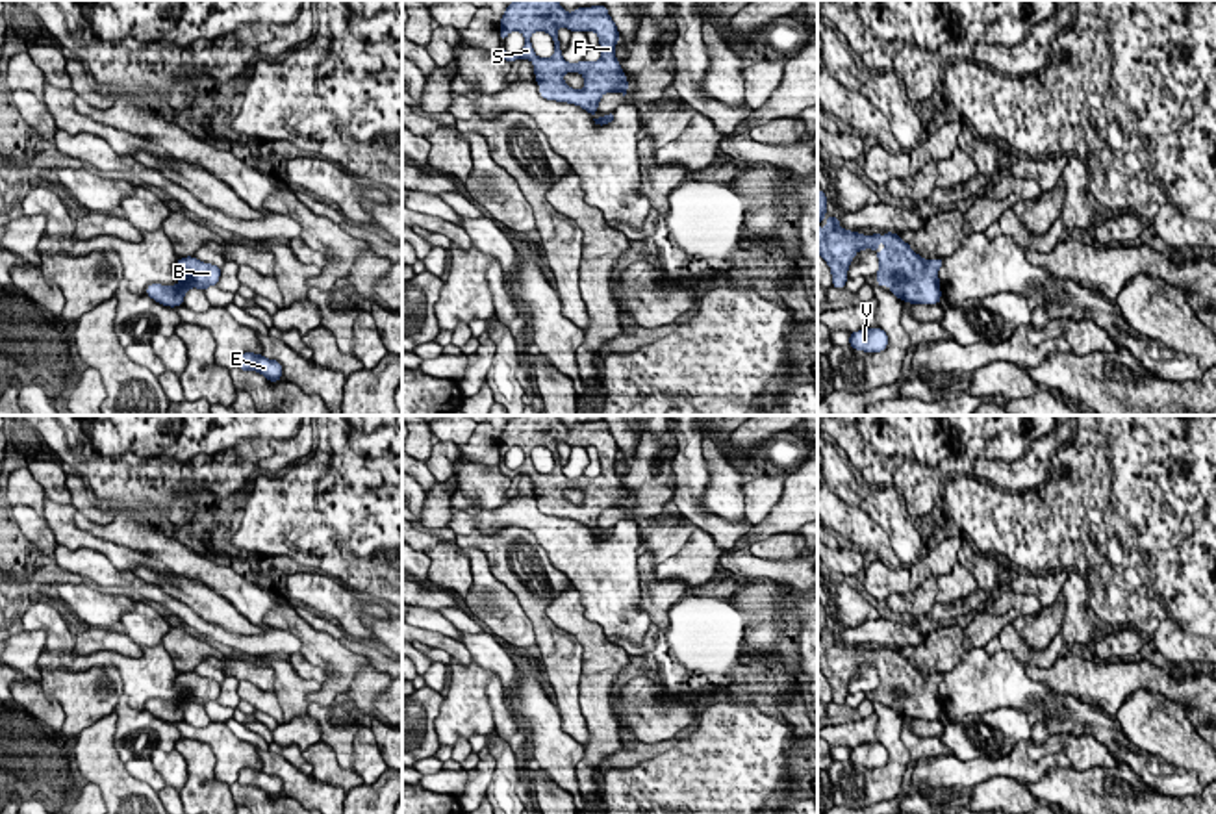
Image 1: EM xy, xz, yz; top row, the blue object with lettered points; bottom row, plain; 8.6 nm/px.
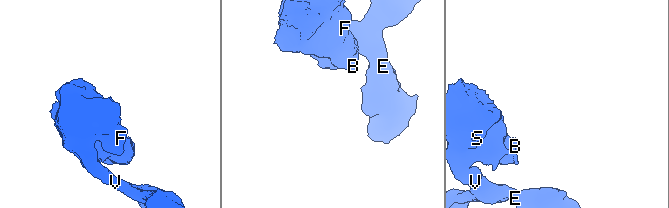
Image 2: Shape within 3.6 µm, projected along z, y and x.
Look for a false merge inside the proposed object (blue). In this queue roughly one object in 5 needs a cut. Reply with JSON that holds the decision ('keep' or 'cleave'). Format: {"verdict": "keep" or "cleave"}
{"verdict": "keep"}

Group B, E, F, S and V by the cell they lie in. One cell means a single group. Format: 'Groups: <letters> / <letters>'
Groups: B E F S V

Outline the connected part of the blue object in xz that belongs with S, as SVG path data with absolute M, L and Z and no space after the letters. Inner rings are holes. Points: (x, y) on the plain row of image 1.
M513 415L500 434L500 456L504 456L510 447L523 449L523 465L508 469L506 464L500 464L499 467L508 478L515 475L532 477L536 499L543 514L580 521L593 532L604 508L615 506L623 512L627 510L628 495L615 473L619 447L606 421L576 423L573 428L567 428L558 415ZM560 443L595 447L599 451L601 475L593 478L567 478L560 465ZM534 447L545 447L552 452L556 464L551 473L536 471L530 458ZM567 488L582 490L584 502L569 502L564 497Z

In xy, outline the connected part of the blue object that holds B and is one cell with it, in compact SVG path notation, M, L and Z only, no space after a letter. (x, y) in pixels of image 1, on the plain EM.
M193 671L180 673L176 682L185 688L185 692L180 693L176 701L169 703L161 699L150 699L146 703L146 710L150 714L169 723L182 721L184 712L191 703L206 706L209 701L217 701L221 692L221 682L204 679Z

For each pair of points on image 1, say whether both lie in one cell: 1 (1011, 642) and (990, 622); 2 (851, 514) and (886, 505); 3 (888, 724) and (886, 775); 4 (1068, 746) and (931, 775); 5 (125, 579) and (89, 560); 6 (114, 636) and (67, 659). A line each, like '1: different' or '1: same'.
1: different
2: different
3: same
4: different
5: same
6: different

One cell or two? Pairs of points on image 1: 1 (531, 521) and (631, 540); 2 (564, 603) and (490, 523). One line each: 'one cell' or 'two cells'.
1: one cell
2: two cells

